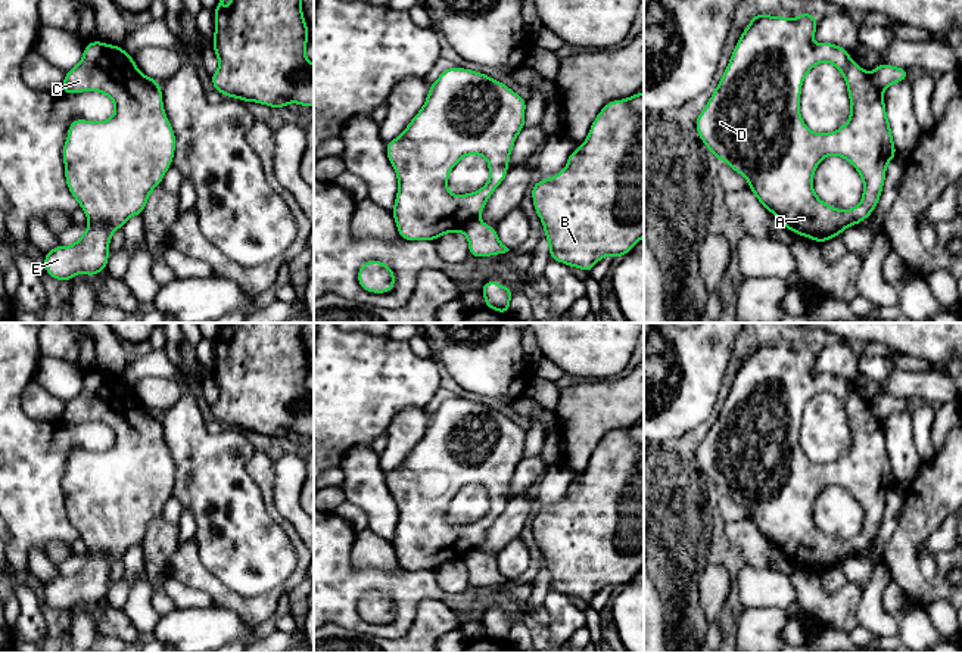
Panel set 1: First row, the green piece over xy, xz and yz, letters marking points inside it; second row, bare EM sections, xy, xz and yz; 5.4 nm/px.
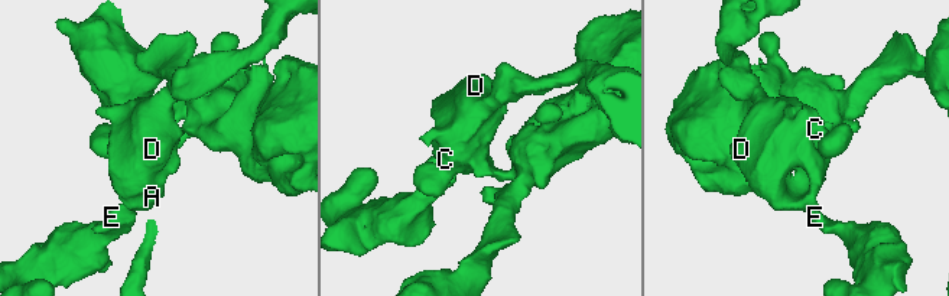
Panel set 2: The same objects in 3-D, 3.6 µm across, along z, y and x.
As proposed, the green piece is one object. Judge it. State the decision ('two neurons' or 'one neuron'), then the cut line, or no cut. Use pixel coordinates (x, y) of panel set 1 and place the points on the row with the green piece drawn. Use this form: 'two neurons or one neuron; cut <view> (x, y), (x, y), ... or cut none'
two neurons; cut yz (869, 74), (881, 96)

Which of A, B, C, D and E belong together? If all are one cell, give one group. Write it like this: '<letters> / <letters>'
A C D E / B

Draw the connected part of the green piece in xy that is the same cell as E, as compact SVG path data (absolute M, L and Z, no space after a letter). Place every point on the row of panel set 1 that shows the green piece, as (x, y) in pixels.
M87 43L80 63L65 74L60 91L99 91L115 105L108 121L74 119L62 150L68 189L84 209L88 224L74 245L59 245L44 254L44 268L50 277L69 282L75 274L93 277L106 268L112 233L122 228L130 217L143 214L150 192L172 165L175 134L164 109L161 87L149 85L134 59L119 46Z

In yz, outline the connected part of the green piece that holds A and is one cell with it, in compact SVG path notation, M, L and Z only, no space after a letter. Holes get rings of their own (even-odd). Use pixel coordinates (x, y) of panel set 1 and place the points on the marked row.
M806 10L793 19L754 13L740 37L717 87L697 116L695 128L713 156L717 161L726 161L735 172L744 175L750 183L748 189L756 195L757 200L770 214L775 214L785 228L798 236L807 236L813 242L826 242L840 236L847 227L862 223L872 214L882 193L885 168L897 156L885 103L871 74L854 63L846 49L832 43L815 44L812 40L816 28L816 16ZM822 62L832 63L843 74L850 99L850 119L834 133L810 131L800 115L801 84L809 71ZM831 155L849 161L863 181L862 200L849 211L826 205L816 196L812 186L816 167L824 158Z

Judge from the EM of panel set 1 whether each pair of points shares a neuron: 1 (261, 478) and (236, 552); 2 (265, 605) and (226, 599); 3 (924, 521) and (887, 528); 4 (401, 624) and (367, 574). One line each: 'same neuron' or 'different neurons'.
1: different neurons
2: same neuron
3: different neurons
4: same neuron

